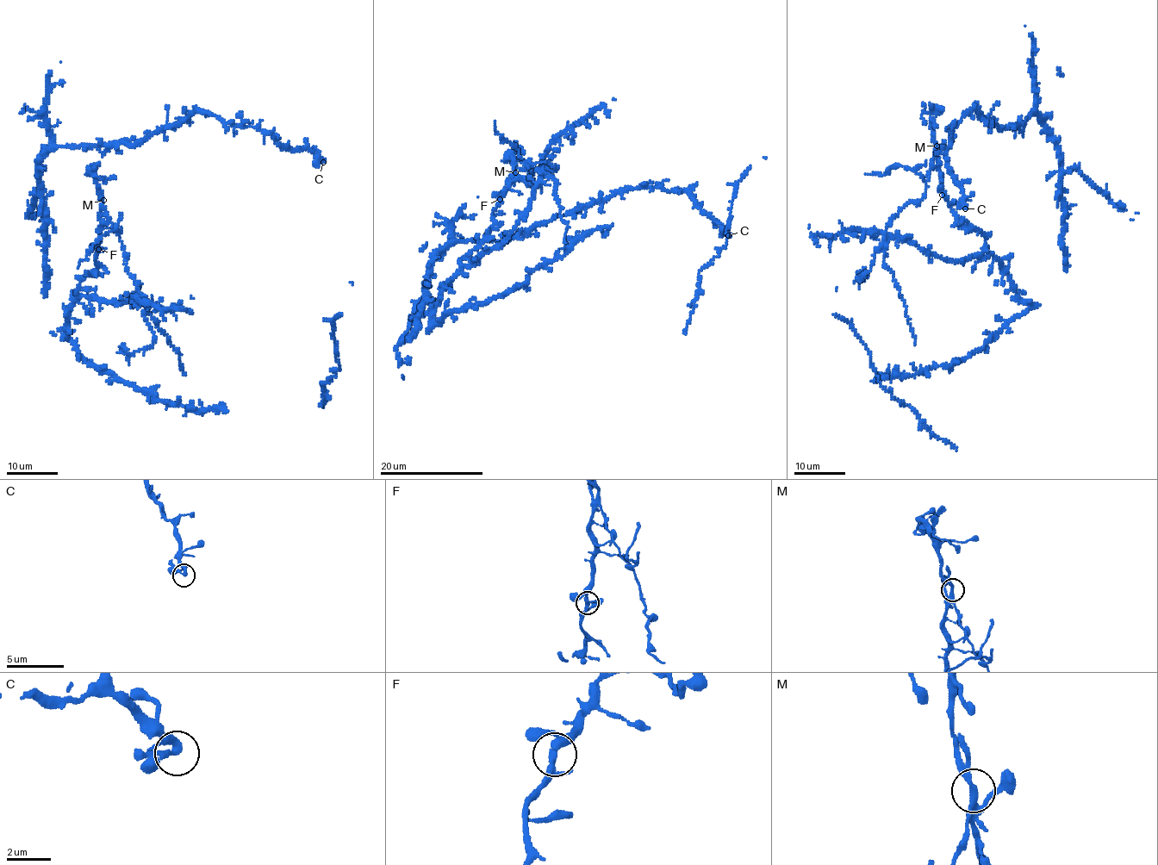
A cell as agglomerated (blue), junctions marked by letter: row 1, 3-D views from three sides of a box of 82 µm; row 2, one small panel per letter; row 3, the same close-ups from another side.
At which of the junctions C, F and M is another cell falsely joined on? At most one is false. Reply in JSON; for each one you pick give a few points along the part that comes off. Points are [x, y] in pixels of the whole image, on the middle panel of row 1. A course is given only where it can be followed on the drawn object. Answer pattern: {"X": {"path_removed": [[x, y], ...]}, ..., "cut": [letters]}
{"M": {"path_removed": [[515, 172], [526, 185], [532, 181], [532, 171], [542, 166], [548, 169], [566, 227], [567, 245]]}, "cut": ["M"]}

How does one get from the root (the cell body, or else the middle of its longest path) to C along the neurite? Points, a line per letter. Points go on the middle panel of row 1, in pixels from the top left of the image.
C: (422, 310), (433, 258), (450, 245), (515, 238), (538, 224), (625, 190), (650, 187), (687, 190), (728, 235)

